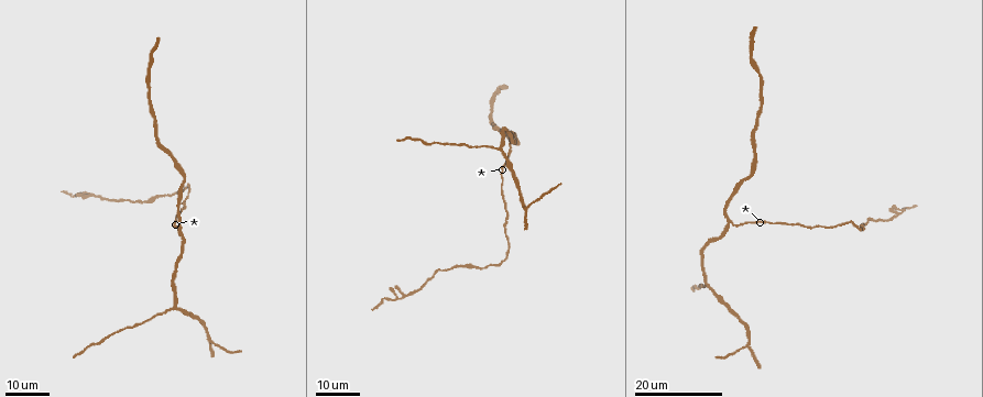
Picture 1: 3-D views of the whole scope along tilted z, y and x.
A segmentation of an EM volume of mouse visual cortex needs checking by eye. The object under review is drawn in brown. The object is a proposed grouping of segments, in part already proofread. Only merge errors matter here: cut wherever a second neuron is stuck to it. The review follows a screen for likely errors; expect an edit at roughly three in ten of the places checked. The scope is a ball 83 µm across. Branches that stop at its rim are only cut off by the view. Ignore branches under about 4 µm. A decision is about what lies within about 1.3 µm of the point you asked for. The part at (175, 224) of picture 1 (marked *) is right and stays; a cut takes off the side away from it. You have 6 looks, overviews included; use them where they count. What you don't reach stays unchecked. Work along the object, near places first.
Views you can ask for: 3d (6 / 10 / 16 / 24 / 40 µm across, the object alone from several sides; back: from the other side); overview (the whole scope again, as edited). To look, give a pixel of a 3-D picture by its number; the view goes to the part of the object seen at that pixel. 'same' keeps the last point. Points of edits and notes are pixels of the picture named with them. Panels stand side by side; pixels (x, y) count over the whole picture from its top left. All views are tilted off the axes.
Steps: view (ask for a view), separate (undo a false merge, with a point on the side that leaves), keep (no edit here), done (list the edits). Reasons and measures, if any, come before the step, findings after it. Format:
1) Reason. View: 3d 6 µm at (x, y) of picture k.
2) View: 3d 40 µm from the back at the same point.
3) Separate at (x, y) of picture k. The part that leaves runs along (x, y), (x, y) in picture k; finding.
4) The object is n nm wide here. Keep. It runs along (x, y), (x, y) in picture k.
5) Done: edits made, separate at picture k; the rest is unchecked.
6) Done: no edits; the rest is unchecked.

Thin arm on a thick one. View: 3d 16 µm at (709, 284) of picture 1.

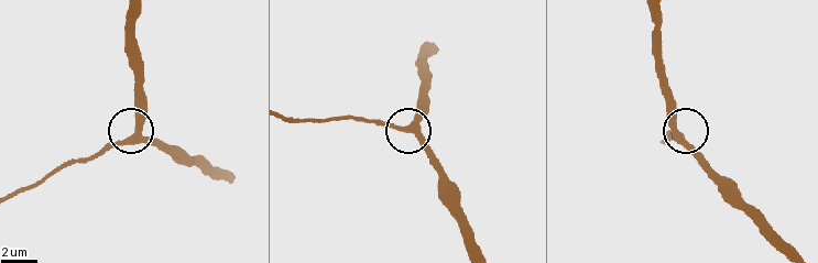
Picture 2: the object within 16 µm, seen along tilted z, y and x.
View: 3d 10 µm at (684, 140) of picture 2.

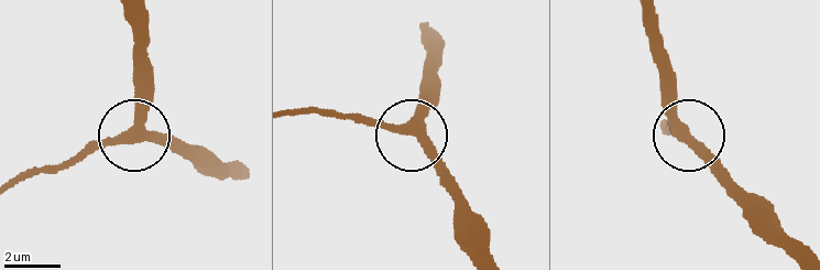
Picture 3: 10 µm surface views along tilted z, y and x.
Keep. It runs along (428, 35), (411, 131), (327, 115) in picture 3; continuous, no second neuron.

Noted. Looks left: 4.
A fork. View: 3d 16 µm at (526, 210) of picture 1.

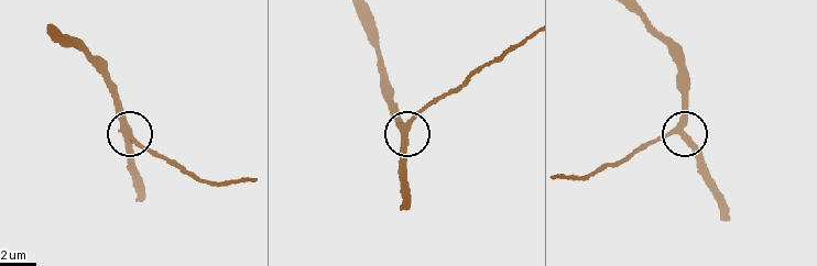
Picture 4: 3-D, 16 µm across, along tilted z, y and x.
View: 3d 6 µm at (411, 125) of picture 4.

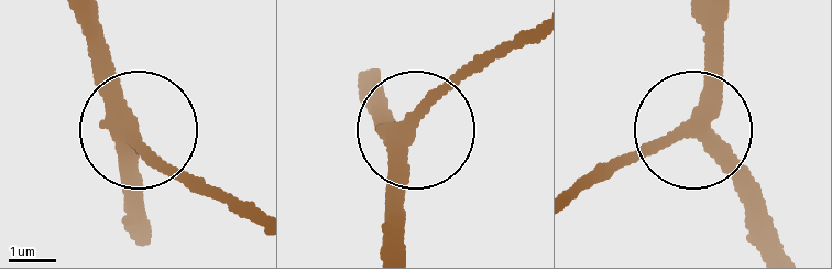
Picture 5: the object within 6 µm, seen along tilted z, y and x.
Keep. It runs along (80, 13), (101, 85), (129, 121), (139, 182) in picture 5; continuous, no second neuron.

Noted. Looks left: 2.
Arms part here. View: 3d 24 µm at (726, 223) of picture 1.

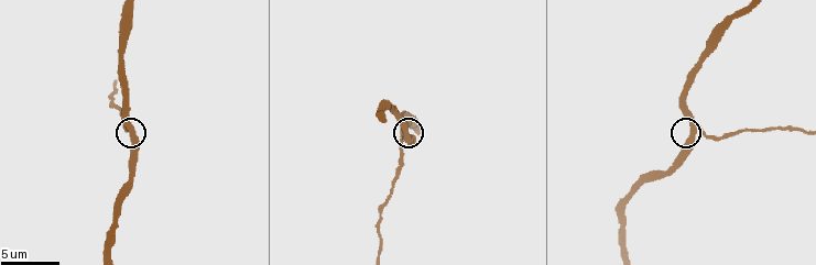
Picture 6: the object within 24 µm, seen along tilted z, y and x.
View: 3d 10 µm at (130, 125) of picture 6.

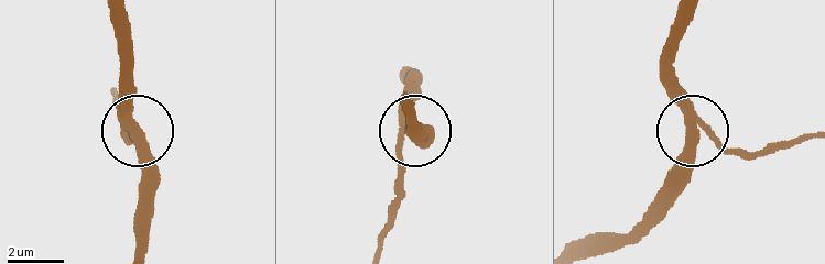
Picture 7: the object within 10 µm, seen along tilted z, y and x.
3 arms meet here. Keep. All the same neuron.

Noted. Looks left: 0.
Done: no edits; the rest is unchecked.

